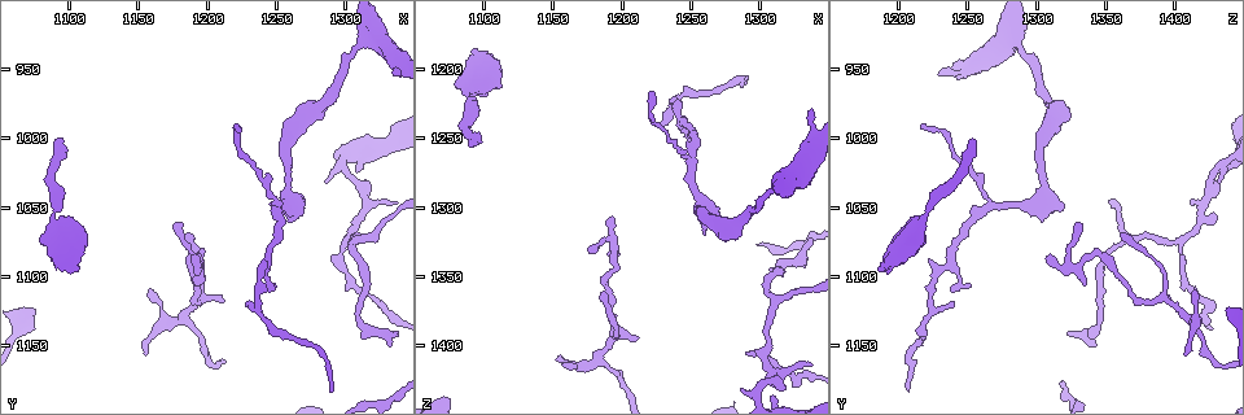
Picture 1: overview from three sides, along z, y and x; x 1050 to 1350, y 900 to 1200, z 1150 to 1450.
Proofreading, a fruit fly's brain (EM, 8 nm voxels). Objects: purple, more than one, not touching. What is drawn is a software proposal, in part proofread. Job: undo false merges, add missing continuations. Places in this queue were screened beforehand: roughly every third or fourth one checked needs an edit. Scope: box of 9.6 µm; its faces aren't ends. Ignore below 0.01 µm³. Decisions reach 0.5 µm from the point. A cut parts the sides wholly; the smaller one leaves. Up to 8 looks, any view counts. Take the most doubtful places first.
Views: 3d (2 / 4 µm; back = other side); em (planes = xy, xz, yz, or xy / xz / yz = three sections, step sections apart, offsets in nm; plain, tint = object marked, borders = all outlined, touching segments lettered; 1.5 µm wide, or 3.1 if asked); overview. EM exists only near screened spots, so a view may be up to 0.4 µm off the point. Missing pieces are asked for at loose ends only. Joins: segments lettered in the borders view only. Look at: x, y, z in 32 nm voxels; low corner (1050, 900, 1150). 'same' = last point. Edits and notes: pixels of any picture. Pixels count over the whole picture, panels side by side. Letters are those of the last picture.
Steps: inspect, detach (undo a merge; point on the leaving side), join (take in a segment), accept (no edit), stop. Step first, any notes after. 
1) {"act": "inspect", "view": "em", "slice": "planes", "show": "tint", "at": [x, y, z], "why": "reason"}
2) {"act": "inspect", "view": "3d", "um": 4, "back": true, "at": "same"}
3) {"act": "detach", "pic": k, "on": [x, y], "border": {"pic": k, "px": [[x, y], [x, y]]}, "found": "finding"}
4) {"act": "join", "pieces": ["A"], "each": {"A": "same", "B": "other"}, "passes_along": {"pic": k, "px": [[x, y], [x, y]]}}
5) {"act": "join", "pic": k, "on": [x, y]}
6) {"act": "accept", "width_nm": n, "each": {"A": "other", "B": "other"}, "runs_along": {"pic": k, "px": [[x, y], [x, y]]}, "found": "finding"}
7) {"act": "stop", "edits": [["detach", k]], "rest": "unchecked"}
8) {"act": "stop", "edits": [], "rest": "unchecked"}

{"act": "inspect", "view": "em", "slice": "planes", "show": "borders", "at": [1192, 1088, 1306], "why": "tapers out"}

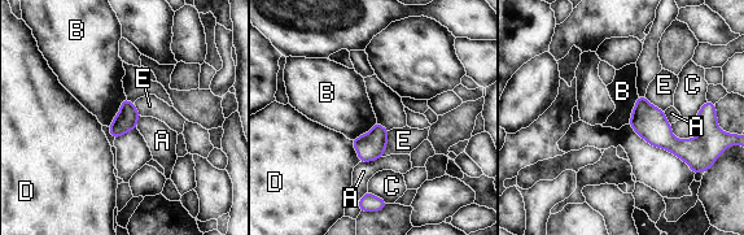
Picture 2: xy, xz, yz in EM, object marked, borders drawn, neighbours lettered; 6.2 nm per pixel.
{"act": "accept", "longest_contact_nm": ["B", 220], "each": {"A": "other", "B": "other", "C": "other", "D": "other", "E": "other"}, "found": "none of them fits"}

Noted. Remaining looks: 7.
{"act": "inspect", "view": "em", "slice": "xy", "step": 8, "show": "borders", "at": [1302, 1074, 1404], "why": "a narrow waist"}

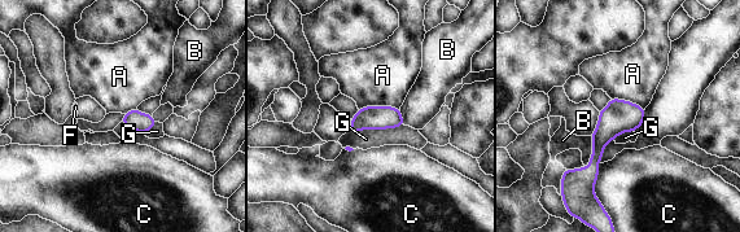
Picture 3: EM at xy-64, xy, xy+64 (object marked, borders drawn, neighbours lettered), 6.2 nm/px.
{"act": "accept", "width_nm": 130, "each": {"A": "other", "B": "other", "C": "other", "F": "other", "G": "other"}, "border": {"pic": 3, "px": [[399, 108], [366, 105], [358, 109]]}, "found": "one neuron here"}

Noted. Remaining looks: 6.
{"act": "inspect", "view": "em", "slice": "planes", "show": "tint", "at": [1242, 1090, 1236], "why": "a fork"}

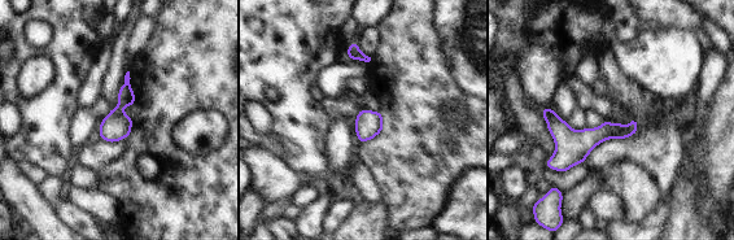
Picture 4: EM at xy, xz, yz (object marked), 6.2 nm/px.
{"act": "inspect", "view": "em", "slice": "planes", "show": "borders", "at": "same", "why": "see the neighbours"}

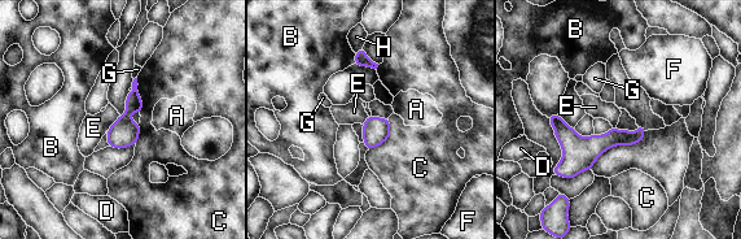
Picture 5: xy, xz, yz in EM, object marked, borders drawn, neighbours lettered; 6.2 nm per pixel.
{"act": "accept", "width_nm": 110, "each": {"A": "other", "B": "other", "C": "other", "D": "other", "E": "other", "F": "other", "G": "other", "H": "other"}, "border": {"pic": 5, "px": [[119, 114], [106, 130]]}, "found": "one neuron here"}

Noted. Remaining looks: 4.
{"act": "stop", "edits": [], "rest": "unchecked"}

